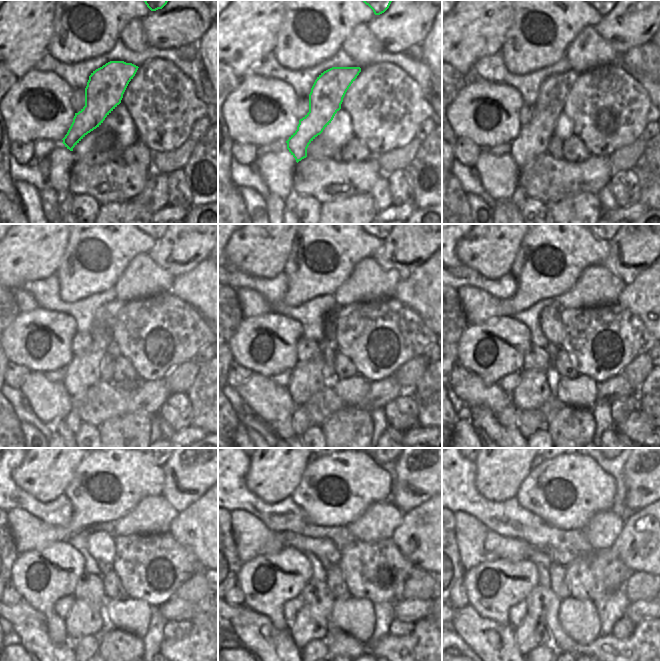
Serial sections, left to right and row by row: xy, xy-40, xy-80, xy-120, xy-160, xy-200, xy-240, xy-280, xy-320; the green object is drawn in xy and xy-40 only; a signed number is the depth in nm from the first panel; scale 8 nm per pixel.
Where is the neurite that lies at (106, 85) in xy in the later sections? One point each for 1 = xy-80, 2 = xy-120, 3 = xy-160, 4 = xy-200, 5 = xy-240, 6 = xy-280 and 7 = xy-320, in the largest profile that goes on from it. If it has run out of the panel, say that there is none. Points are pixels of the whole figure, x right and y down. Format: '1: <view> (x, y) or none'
1: xy-80 (533, 139)
2: xy-120 (82, 372)
3: xy-160 (307, 379)
4: xy-200 (533, 390)
5: xy-240 (84, 618)
6: xy-280 (309, 624)
7: xy-320 (532, 632)

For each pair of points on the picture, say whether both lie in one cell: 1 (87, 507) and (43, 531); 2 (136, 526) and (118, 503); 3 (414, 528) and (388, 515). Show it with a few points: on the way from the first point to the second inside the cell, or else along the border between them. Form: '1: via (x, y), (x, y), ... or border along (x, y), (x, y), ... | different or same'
1: via (79, 519), (67, 531), (55, 531) | same
2: border along (143, 498), (129, 512), (110, 522) | different
3: border along (403, 513), (401, 523), (390, 538) | different

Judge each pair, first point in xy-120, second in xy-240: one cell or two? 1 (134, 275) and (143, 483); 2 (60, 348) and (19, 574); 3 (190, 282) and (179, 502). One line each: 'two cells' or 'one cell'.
1: two cells
2: one cell
3: two cells

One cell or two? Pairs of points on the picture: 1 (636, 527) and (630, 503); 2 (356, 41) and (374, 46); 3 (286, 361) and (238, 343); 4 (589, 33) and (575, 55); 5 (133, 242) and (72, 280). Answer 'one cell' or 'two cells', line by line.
1: two cells
2: one cell
3: one cell
4: one cell
5: one cell

